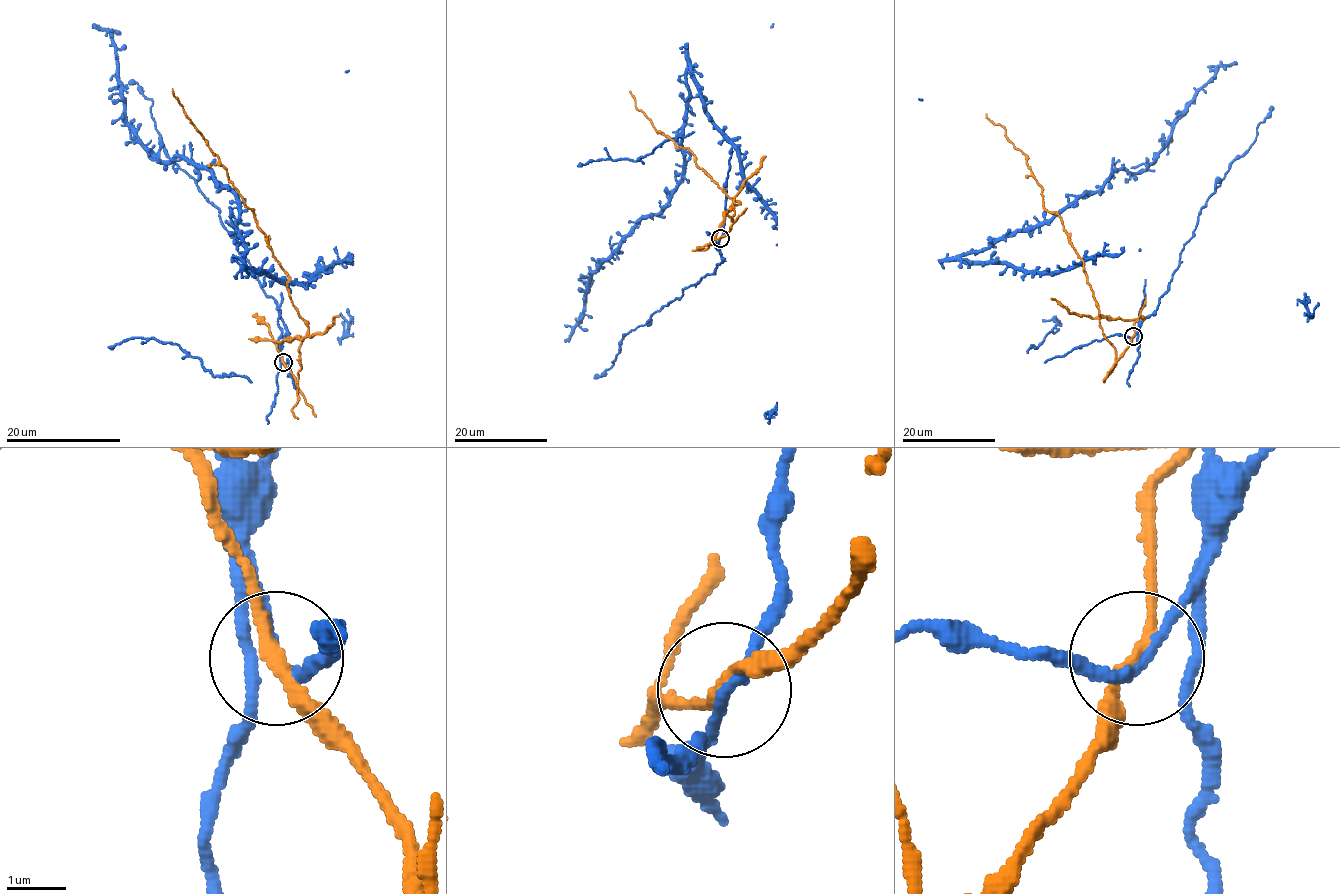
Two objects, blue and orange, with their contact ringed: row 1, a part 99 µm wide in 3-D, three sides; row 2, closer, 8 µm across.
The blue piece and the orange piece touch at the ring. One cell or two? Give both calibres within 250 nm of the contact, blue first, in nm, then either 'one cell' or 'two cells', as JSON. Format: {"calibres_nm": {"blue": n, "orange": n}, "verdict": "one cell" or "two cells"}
{"calibres_nm": {"blue": 180, "orange": 200}, "verdict": "two cells"}

